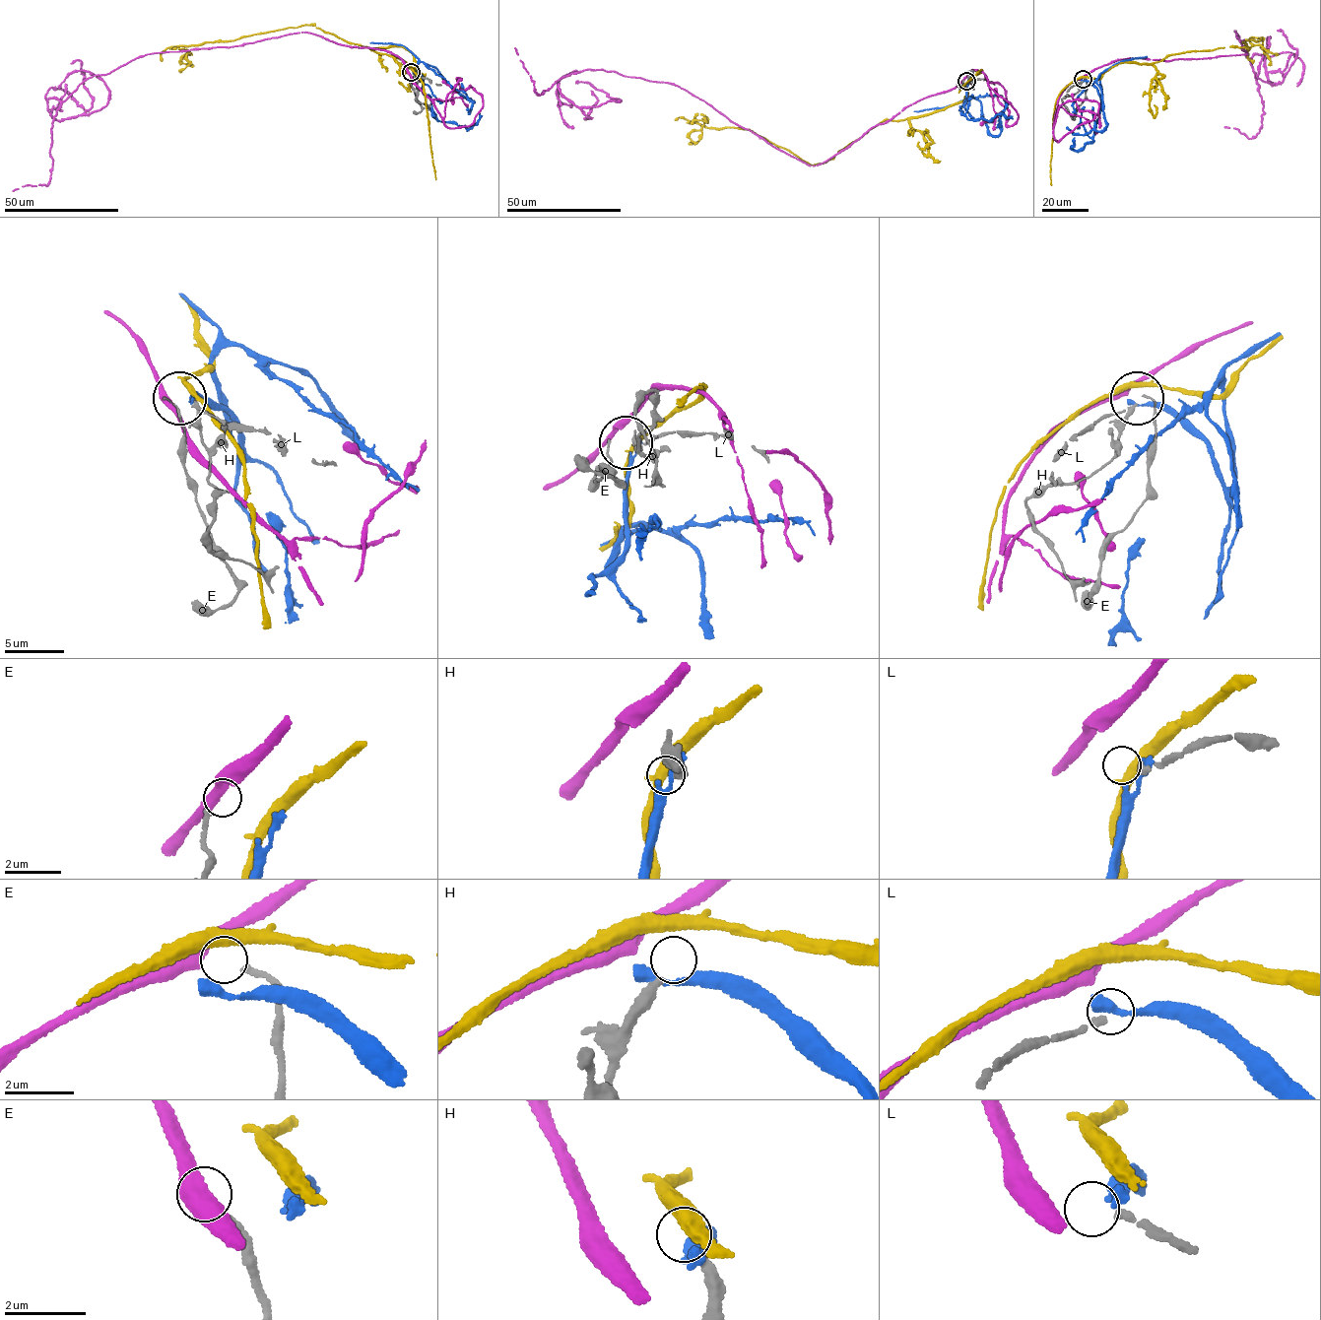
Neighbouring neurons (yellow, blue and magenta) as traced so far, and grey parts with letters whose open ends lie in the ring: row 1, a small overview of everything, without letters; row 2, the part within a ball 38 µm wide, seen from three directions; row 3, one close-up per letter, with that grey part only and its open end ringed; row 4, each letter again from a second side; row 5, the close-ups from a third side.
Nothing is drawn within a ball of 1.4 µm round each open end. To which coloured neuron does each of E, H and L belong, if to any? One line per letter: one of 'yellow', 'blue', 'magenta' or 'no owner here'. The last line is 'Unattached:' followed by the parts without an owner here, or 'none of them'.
E: magenta
H: no owner here
L: no owner here
Unattached: H, L

